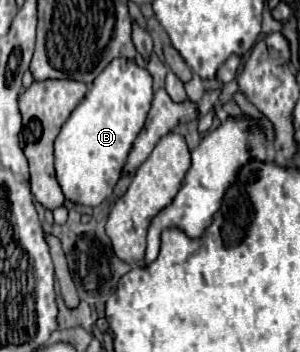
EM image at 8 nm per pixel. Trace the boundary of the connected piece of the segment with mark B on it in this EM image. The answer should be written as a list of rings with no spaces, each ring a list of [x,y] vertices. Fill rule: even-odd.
[[[112,61],[92,83],[82,103],[62,125],[54,143],[56,177],[66,199],[96,207],[112,195],[130,145],[138,137],[152,103],[152,77],[134,61]]]

